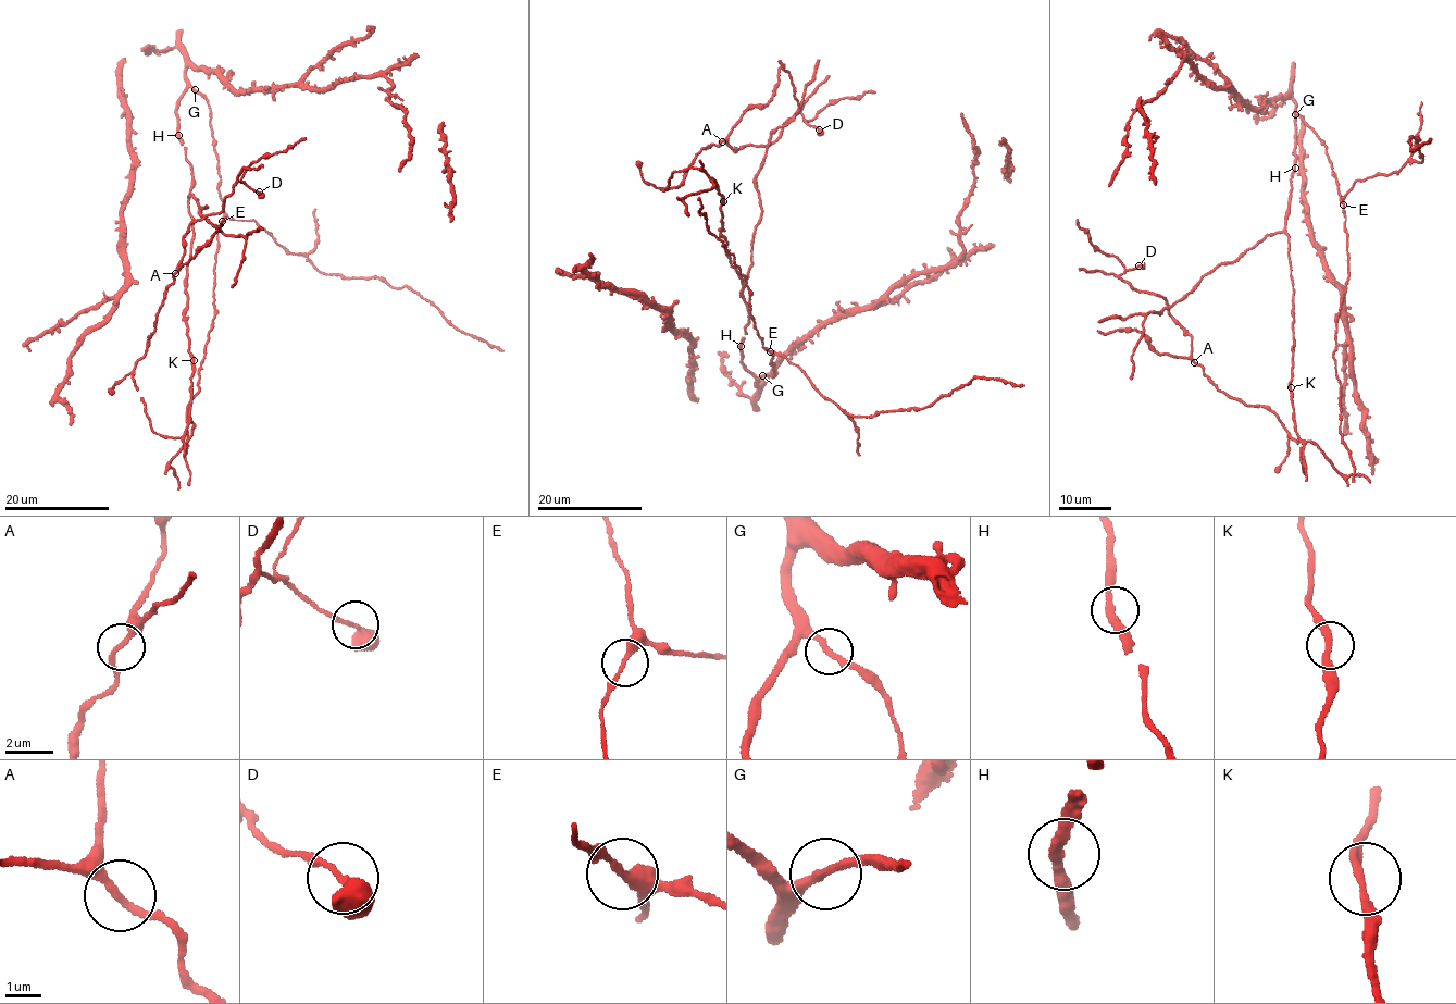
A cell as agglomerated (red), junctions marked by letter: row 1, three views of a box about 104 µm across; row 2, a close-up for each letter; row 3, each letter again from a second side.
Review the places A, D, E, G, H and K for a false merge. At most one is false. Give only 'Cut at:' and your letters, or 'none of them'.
Cut at: none of them

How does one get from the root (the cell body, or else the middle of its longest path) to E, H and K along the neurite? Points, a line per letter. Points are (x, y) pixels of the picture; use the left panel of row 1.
E: (193, 226), (187, 205), (191, 171), (176, 115), (176, 100), (188, 87), (209, 106), (222, 221)
H: (193, 226), (187, 205), (191, 171), (179, 135)
K: (193, 226), (184, 322), (188, 351), (194, 360)

